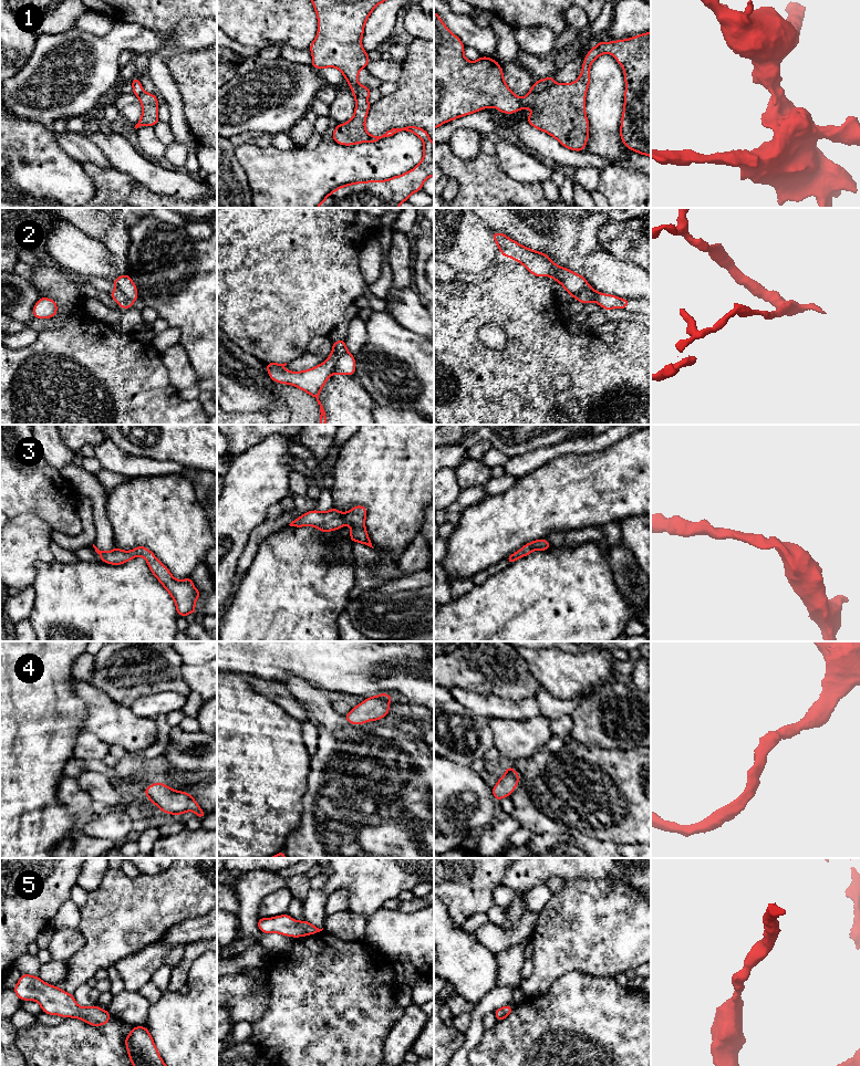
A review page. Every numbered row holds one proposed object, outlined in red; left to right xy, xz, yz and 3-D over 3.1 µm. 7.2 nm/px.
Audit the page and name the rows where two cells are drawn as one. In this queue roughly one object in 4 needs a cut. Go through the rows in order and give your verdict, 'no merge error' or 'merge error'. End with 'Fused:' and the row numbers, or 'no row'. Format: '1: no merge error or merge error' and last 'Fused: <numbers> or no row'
1: merge error
2: merge error
3: no merge error
4: no merge error
5: no merge error
Fused: 1, 2

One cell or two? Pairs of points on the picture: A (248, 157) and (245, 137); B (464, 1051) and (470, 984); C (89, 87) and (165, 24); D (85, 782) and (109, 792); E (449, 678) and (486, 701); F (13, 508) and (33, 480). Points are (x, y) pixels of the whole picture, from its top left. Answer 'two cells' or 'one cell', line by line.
A: two cells
B: two cells
C: two cells
D: one cell
E: two cells
F: one cell

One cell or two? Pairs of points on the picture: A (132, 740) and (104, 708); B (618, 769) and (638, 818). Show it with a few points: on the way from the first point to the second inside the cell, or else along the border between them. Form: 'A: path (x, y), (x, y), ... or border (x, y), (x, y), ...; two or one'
A: path (125, 732), (109, 716); one
B: path (618, 781), (620, 787), (638, 806); one

